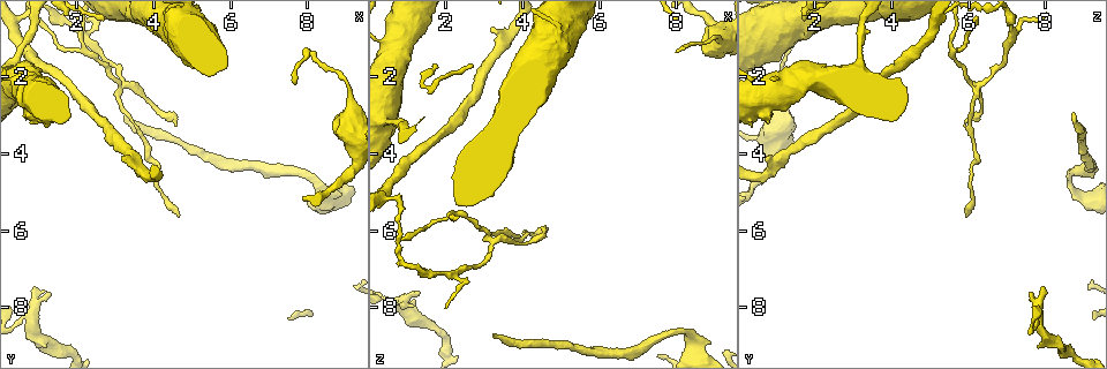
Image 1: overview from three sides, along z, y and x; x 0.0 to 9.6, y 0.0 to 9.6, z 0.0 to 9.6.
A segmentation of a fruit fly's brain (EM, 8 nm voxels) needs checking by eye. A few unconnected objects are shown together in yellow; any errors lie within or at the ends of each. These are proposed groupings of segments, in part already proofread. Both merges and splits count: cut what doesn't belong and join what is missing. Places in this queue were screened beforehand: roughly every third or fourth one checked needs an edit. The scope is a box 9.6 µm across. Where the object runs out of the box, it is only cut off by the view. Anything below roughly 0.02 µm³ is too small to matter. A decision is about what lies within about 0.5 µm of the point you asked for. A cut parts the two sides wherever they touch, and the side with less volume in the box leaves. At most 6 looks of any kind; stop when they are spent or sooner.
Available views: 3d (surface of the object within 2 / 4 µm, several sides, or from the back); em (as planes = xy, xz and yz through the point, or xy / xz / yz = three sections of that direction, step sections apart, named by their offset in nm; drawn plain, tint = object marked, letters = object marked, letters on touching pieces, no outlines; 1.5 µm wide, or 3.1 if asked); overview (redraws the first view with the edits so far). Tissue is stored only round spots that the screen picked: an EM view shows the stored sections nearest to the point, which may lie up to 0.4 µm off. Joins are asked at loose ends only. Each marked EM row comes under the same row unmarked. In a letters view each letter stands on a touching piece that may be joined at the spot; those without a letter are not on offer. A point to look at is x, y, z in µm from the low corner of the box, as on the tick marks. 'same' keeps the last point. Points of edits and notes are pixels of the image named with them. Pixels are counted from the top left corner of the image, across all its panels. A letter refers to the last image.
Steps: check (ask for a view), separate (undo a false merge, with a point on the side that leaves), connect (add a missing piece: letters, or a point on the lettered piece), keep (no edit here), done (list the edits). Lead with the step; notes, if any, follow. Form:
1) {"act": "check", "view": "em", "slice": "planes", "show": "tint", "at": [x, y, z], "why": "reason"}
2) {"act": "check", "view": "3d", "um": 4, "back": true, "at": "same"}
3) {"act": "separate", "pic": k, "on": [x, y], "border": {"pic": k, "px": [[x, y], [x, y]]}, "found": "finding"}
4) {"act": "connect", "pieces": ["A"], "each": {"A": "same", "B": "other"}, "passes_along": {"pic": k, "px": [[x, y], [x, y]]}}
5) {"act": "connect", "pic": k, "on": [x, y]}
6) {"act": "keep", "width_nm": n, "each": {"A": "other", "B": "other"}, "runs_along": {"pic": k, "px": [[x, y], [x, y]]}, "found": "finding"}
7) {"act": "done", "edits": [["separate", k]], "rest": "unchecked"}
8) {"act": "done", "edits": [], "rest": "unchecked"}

{"act": "check", "view": "3d", "um": 2, "at": [3.10, 2.35, 6.25], "why": "arms part here"}

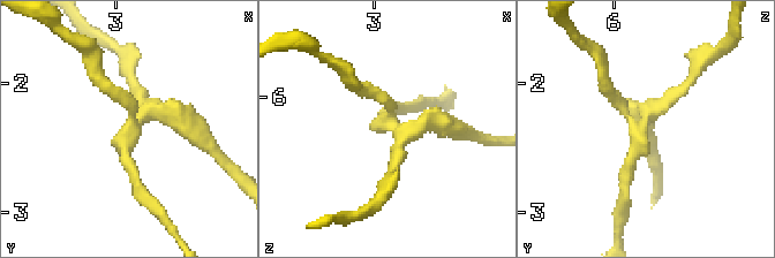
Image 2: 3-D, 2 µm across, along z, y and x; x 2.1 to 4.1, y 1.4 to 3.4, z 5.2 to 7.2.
{"act": "check", "view": "em", "slice": "planes", "show": "tint", "at": [3.16, 2.34, 6.20], "why": "shape alone is not enough"}

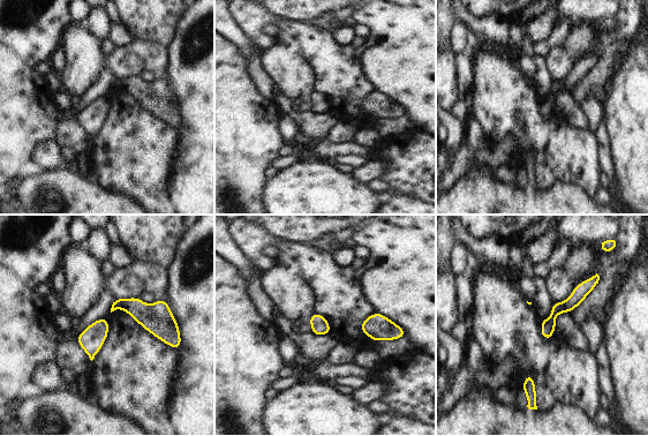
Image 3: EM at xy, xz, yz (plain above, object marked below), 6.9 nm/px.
{"act": "check", "view": "em", "slice": "planes", "show": "letters", "at": "same", "why": "what lies round it"}

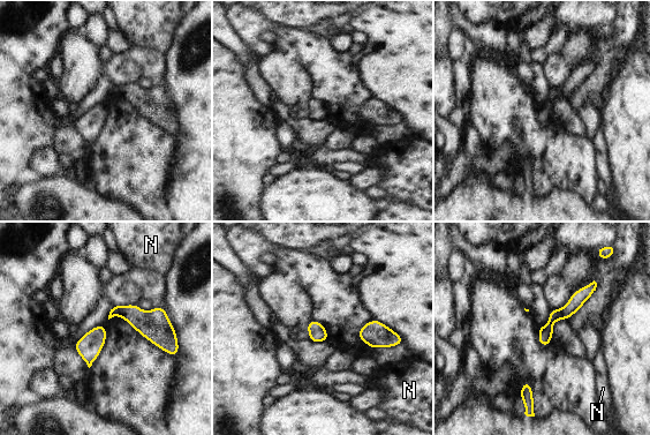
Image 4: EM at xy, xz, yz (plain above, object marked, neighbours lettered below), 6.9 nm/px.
{"act": "separate", "pic": 4, "on": [575, 302], "each": {"N": "other"}, "found": "a second neuron is stuck on"}

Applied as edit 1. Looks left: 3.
{"act": "check", "view": "overview"}

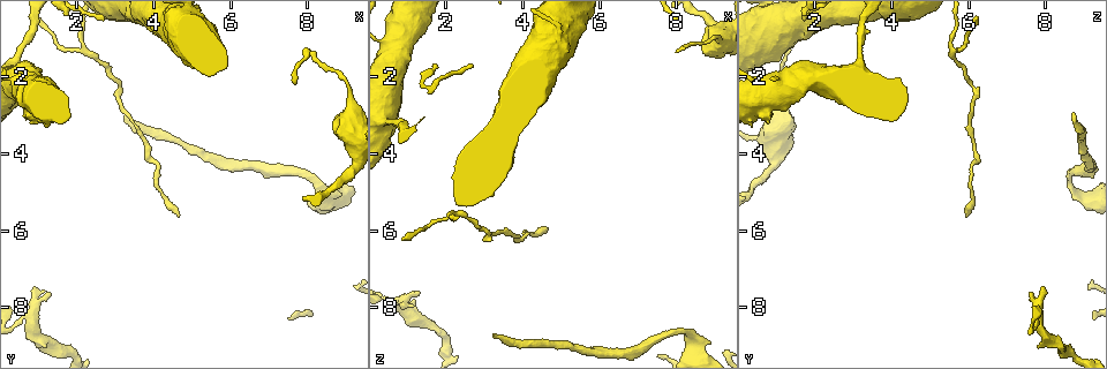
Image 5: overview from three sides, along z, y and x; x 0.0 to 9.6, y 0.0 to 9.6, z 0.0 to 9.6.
{"act": "check", "view": "3d", "um": 4, "at": [1.15, 7.50, 7.90], "why": "free end"}

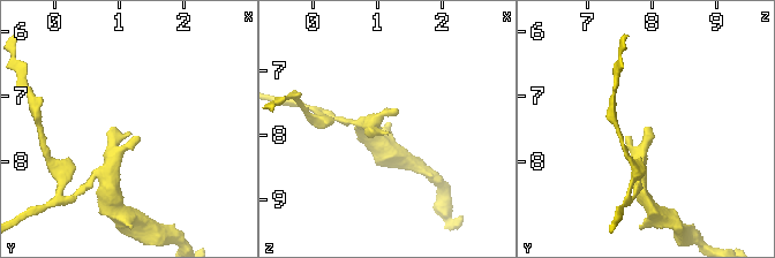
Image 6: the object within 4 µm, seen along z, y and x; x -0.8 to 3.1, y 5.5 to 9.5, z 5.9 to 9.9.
{"act": "check", "view": "em", "slice": "planes", "show": "letters", "at": [1.15, 7.60, 8.00], "why": "now the EM"}

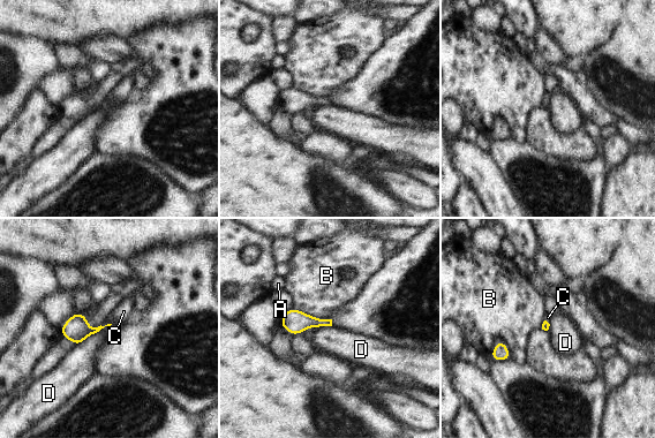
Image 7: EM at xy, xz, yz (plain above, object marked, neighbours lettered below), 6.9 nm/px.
{"act": "connect", "pieces": ["C"], "each": {"A": "other", "B": "other", "C": "same", "D": "other"}, "passes_along": {"pic": 7, "px": [[76, 329], [105, 325], [123, 311]]}, "found": "it goes on there"}

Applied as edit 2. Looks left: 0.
{"act": "done", "edits": [["separate", 4], ["connect", 7]], "rest": "unchecked"}

